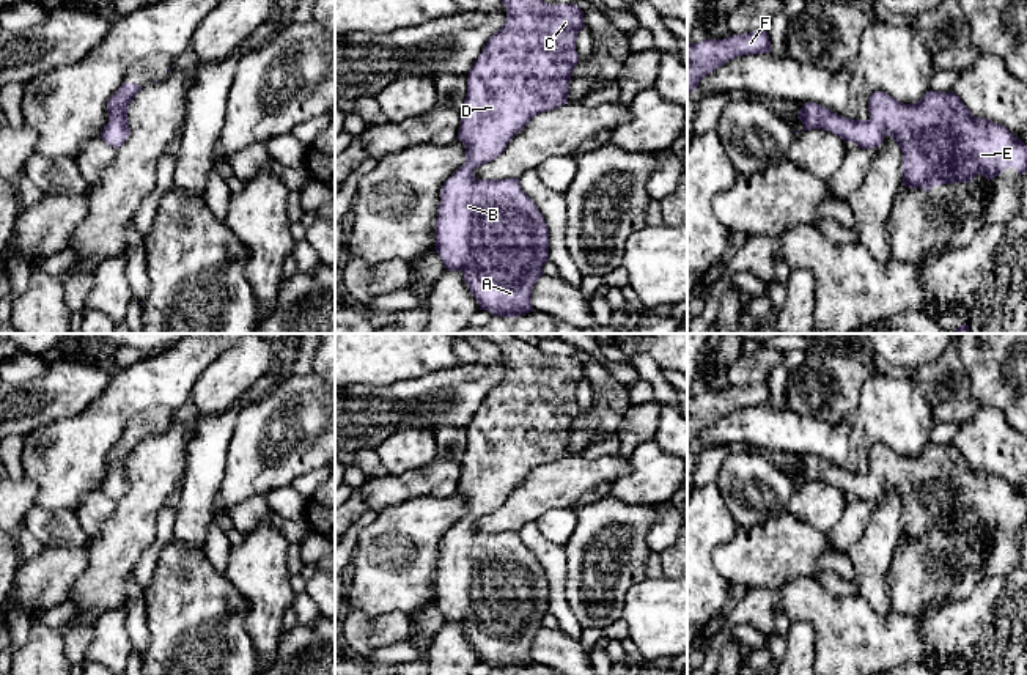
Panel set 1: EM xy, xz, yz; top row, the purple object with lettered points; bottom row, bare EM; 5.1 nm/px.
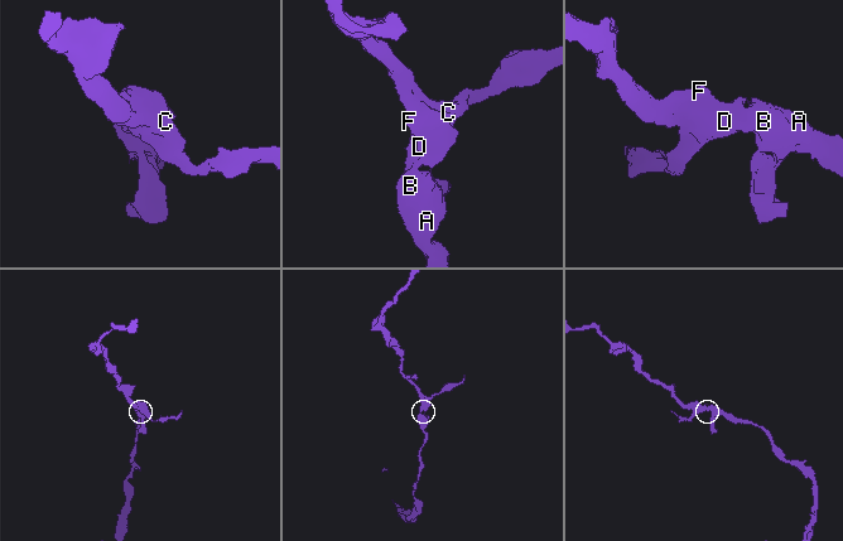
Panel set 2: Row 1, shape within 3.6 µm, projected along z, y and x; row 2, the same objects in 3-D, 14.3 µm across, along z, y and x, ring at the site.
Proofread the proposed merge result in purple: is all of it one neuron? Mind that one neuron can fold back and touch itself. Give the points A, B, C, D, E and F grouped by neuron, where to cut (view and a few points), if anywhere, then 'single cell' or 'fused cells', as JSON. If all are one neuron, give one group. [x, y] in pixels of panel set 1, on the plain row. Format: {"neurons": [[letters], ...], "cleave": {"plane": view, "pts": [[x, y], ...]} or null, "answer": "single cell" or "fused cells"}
{"neurons": [["A", "B", "C", "D", "E", "F"]], "cleave": null, "answer": "single cell"}

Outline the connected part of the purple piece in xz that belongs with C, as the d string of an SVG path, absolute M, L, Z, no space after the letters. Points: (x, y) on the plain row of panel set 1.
M478 334L494 343L506 360L502 381L494 385L467 430L467 447L461 459L458 492L466 499L466 516L442 538L436 573L436 604L447 623L461 623L480 662L494 669L516 670L533 664L532 640L543 628L549 614L549 582L536 557L522 543L517 530L477 532L473 522L499 510L511 491L533 469L554 463L568 455L569 433L579 414L576 403L577 385L585 379L583 363L574 356L549 357L513 334Z

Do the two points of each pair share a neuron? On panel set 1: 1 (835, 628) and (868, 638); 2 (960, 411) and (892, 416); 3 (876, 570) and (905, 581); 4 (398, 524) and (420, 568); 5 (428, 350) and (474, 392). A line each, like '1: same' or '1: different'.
1: same
2: different
3: different
4: same
5: different

